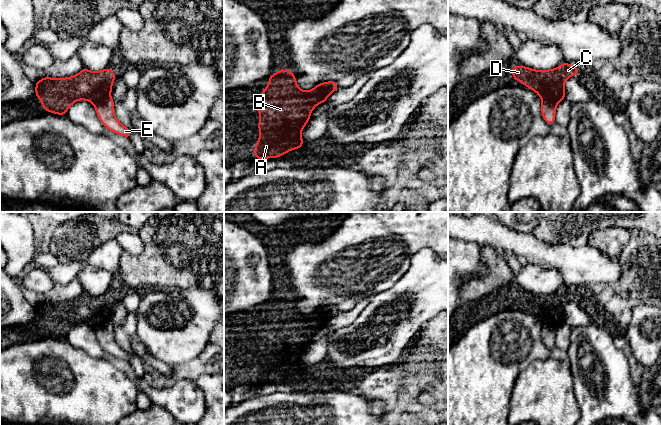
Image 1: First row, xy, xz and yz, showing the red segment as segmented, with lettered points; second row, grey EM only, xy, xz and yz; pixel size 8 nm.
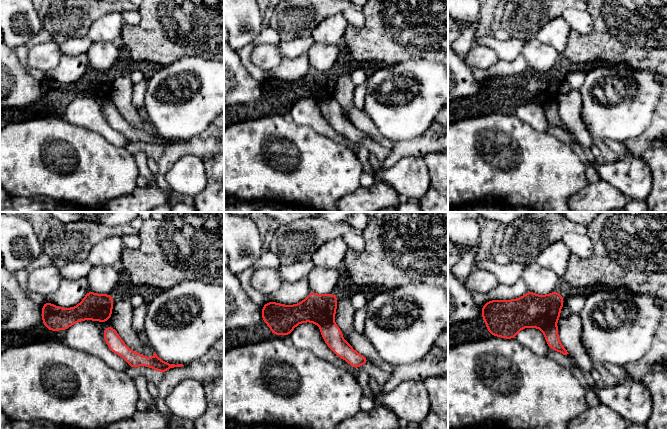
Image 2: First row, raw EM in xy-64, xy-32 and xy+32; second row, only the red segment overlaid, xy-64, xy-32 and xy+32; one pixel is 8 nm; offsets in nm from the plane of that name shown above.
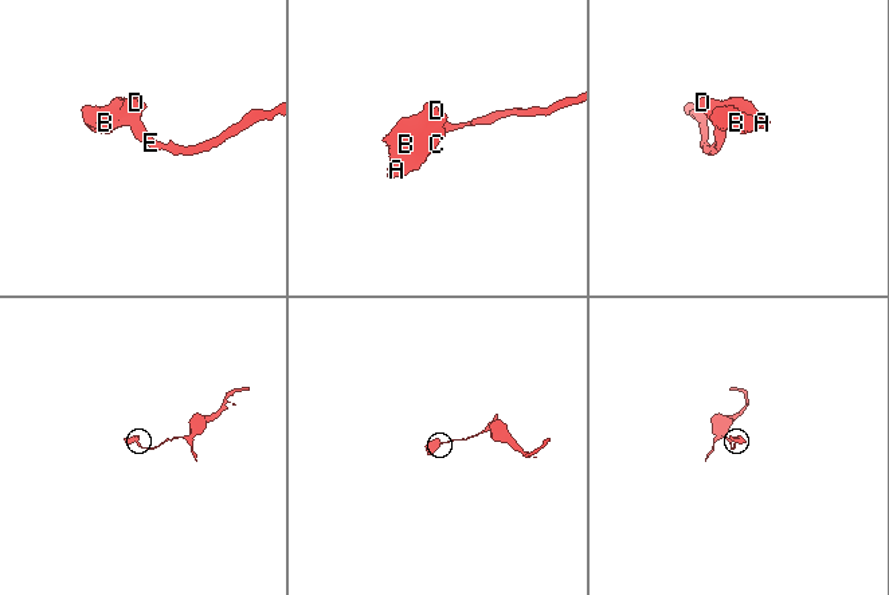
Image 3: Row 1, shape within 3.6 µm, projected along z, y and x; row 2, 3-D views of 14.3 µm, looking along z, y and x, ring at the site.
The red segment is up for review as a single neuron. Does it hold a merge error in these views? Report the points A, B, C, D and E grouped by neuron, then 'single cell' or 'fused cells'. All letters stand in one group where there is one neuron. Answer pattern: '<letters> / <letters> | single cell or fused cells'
A B C D / E | fused cells

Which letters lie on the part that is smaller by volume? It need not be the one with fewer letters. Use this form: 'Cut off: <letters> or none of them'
Cut off: A, B, C, D

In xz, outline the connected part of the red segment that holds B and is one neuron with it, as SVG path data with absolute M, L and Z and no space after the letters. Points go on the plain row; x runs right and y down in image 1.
M278 294L268 300L269 307L264 316L252 329L259 337L259 364L254 370L254 379L257 384L266 382L278 382L288 375L300 373L304 367L301 356L310 344L310 337L315 330L327 325L329 317L323 307L316 309L310 315L301 314L296 307L294 298L286 294Z

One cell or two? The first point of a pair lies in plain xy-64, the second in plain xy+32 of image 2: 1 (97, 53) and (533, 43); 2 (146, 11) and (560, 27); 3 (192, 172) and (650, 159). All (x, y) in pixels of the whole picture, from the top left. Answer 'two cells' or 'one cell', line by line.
1: one cell
2: two cells
3: two cells

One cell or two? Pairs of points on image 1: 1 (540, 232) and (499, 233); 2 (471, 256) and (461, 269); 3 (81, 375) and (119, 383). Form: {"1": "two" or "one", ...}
{"1": "two", "2": "one", "3": "one"}

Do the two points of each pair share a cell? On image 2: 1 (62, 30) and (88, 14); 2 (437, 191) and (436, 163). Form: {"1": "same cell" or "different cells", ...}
{"1": "same cell", "2": "same cell"}

